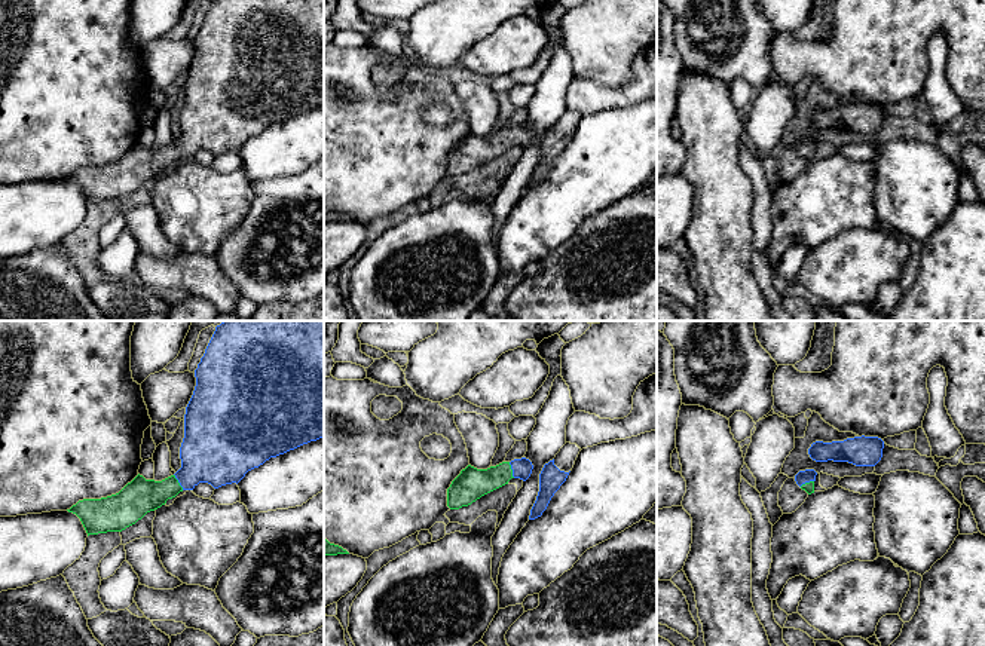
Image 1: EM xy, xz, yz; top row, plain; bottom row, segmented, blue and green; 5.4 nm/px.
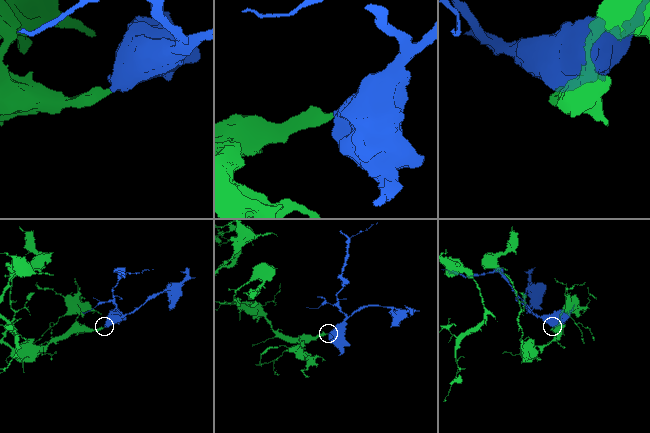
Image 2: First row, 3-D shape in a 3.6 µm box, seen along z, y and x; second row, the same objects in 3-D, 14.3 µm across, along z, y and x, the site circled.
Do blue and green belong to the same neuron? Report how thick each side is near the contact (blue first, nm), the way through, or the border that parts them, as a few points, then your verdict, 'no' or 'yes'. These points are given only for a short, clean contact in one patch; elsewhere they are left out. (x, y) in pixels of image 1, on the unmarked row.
calibres 110 and 170 nm; way xz (522, 135), (511, 135), (489, 147), (471, 150); yes

